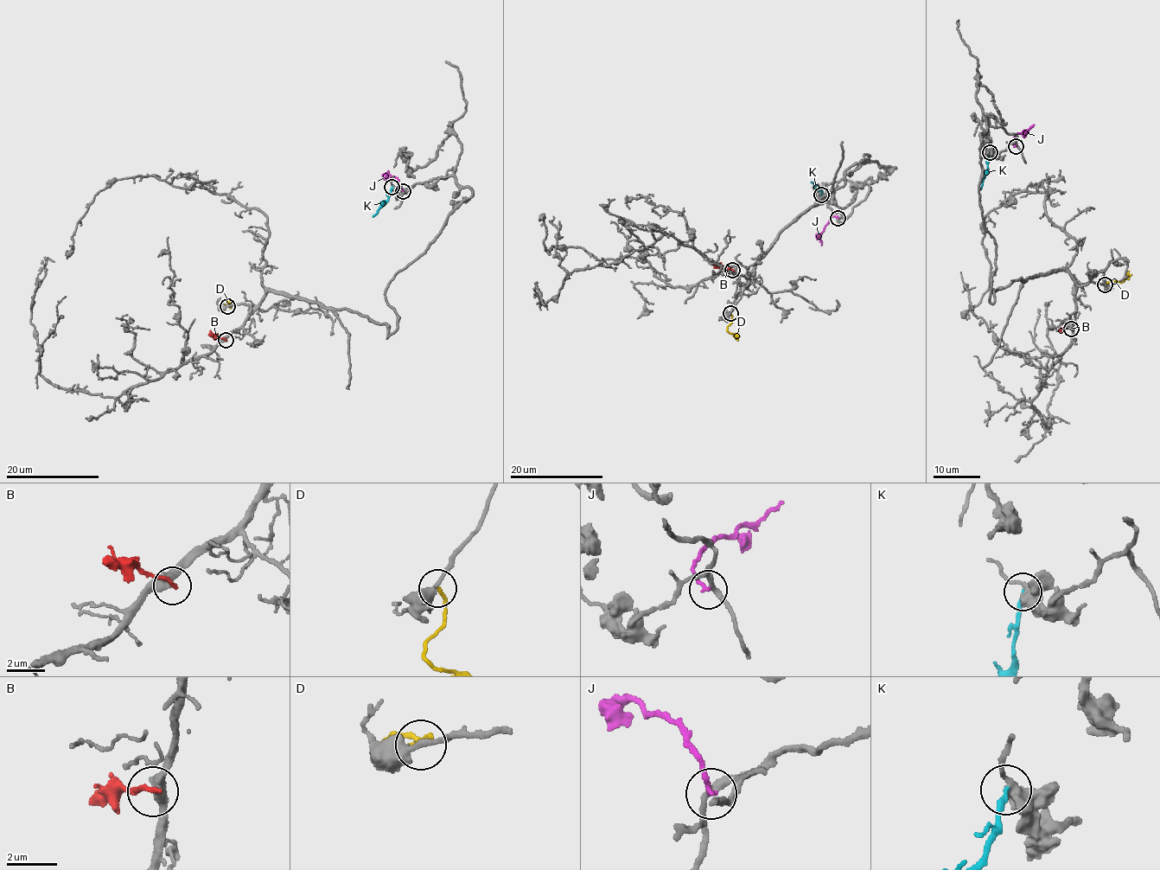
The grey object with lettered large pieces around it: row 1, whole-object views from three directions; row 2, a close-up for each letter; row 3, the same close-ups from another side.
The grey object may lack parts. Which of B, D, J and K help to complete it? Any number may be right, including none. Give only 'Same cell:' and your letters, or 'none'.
Same cell: B, D

